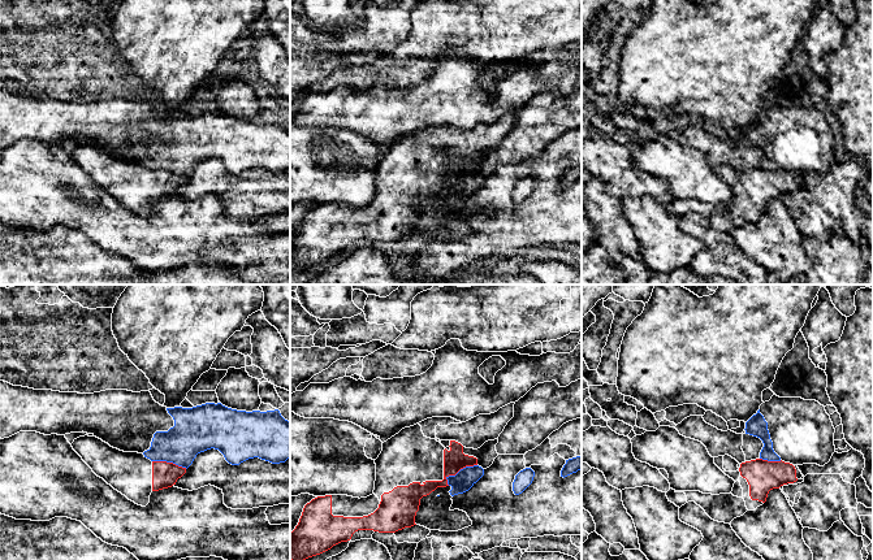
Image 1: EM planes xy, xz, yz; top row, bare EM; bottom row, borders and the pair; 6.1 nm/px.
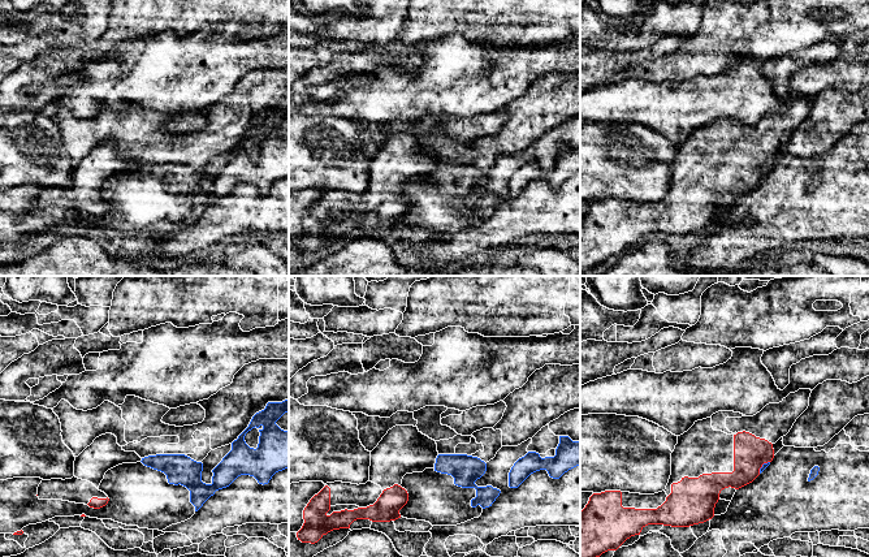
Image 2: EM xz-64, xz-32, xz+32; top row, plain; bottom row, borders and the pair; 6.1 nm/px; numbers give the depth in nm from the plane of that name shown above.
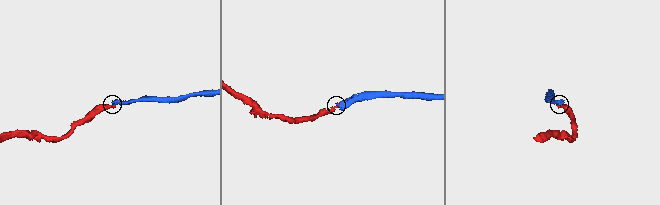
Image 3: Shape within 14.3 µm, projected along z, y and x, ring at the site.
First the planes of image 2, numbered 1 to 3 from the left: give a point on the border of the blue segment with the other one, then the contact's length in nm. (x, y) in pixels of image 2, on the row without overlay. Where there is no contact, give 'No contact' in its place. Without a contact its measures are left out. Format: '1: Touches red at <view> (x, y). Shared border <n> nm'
1: No contact
2: No contact
3: Touches red at xz+32 (761, 175). Shared border 100 nm

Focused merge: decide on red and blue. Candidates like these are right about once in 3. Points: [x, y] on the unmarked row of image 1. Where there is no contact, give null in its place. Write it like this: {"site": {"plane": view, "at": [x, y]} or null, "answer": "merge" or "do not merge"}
{"site": {"plane": "xz", "at": [458, 179]}, "answer": "do not merge"}

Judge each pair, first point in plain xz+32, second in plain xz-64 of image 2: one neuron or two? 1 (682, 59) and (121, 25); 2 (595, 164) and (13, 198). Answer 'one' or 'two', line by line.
1: one
2: two

